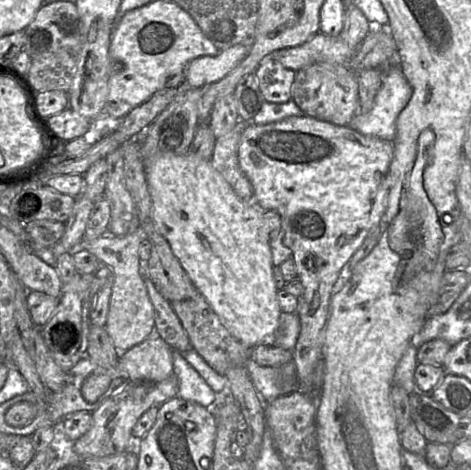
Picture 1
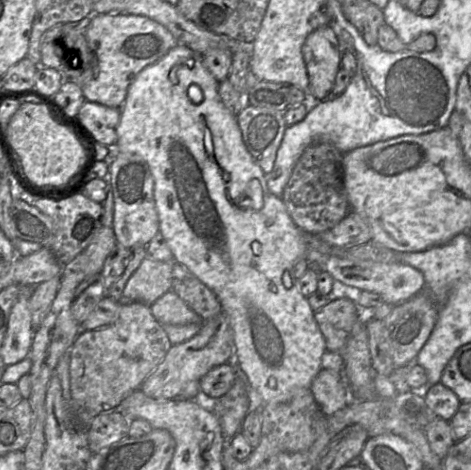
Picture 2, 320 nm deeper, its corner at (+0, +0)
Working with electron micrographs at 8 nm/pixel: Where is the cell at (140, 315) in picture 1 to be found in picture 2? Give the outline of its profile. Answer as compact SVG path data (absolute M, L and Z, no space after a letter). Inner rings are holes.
M177 44L160 59L146 66L128 87L126 98L120 108L120 120L116 130L117 142L114 149L117 152L137 155L144 159L149 166L154 178L154 200L159 218L159 233L165 238L173 254L173 260L193 273L216 295L221 305L221 311L227 316L233 330L238 366L249 379L249 387L252 394L252 410L259 410L264 404L285 402L298 390L309 388L314 377L322 369L321 358L324 352L327 351L324 337L314 318L315 311L311 309L307 298L299 291L298 279L293 276L292 268L296 261L306 259L309 268L330 274L335 280L335 290L337 291L353 294L355 294L355 291L375 292L381 296L383 302L391 306L407 301L418 294L425 286L425 279L421 271L401 262L378 263L372 261L352 261L309 250L302 241L301 231L303 230L291 219L282 198L275 196L269 191L266 174L247 150L237 122L237 115L234 115L223 104L218 93L218 84L219 81L215 79L202 63L202 55L183 44ZM190 85L197 85L201 89L203 93L202 101L194 102L190 100L187 93Z

